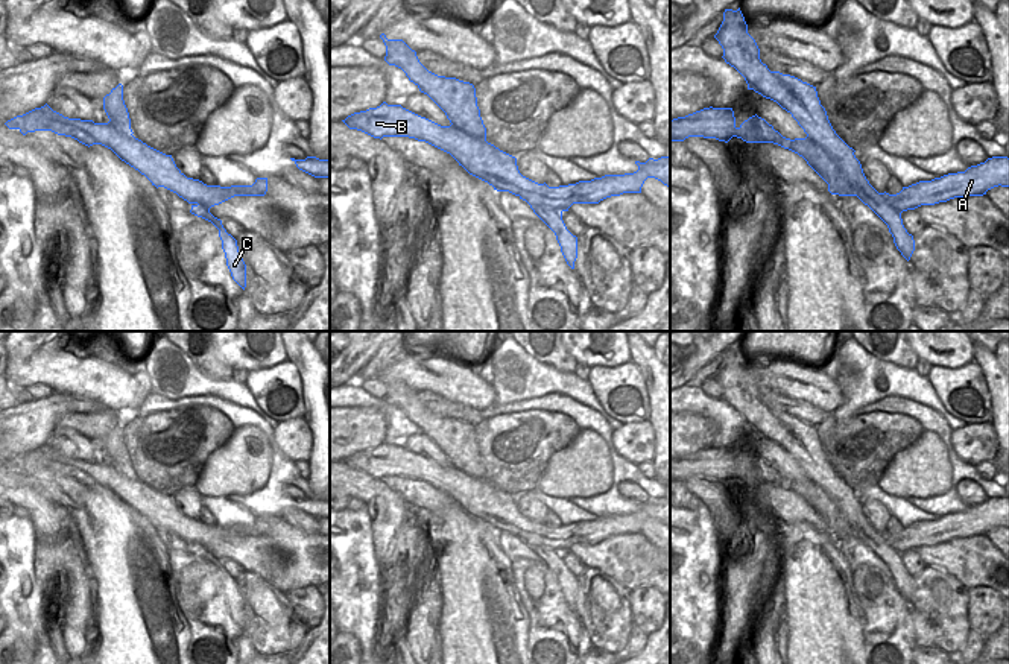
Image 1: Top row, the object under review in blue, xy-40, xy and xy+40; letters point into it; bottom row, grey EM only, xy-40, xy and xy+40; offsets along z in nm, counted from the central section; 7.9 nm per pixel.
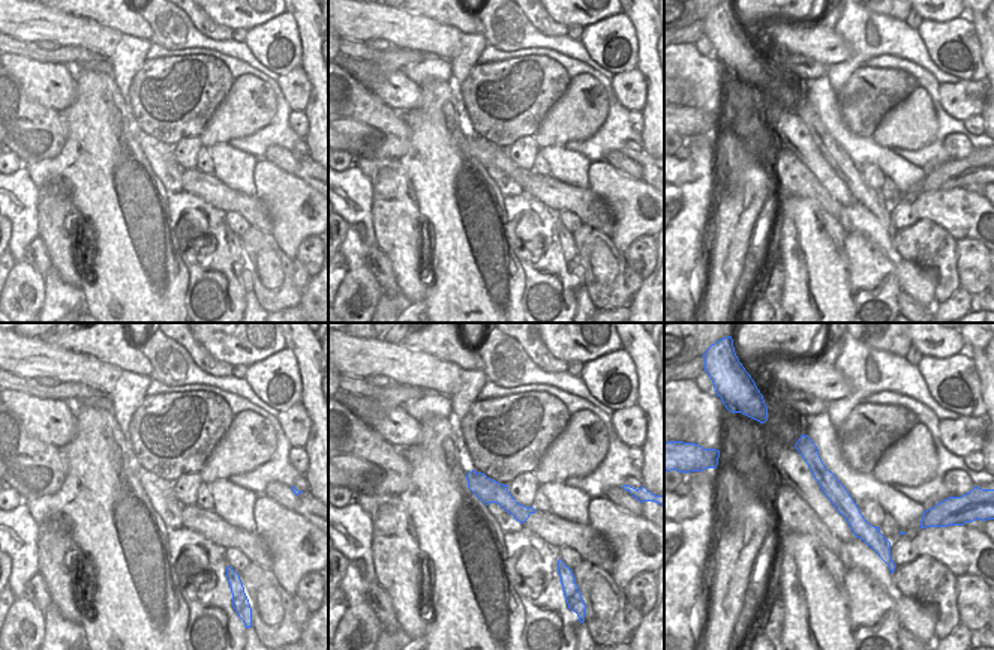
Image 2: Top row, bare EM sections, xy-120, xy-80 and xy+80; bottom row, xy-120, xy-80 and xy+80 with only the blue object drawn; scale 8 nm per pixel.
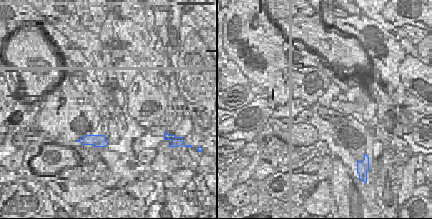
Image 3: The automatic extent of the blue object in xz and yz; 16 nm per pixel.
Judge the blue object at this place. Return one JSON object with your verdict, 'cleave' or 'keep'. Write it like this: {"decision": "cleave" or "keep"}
{"decision": "cleave"}

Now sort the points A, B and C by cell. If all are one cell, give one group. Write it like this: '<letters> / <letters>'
A B / C

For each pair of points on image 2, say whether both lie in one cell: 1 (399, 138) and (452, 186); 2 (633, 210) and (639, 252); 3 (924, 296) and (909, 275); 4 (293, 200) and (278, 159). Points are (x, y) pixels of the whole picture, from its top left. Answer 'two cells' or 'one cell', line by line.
1: two cells
2: two cells
3: one cell
4: two cells

